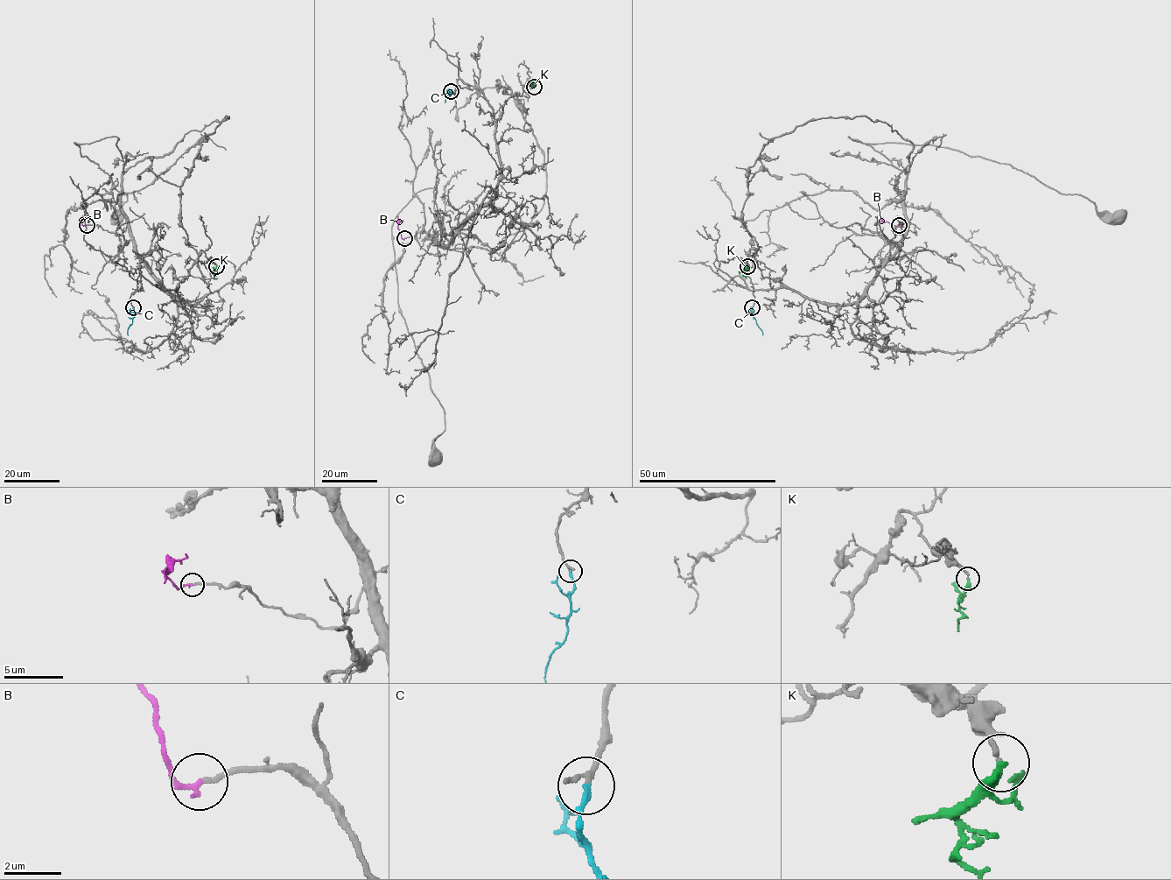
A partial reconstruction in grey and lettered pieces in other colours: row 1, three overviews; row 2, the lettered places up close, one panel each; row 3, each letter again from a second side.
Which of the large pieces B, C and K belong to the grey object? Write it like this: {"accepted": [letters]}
{"accepted": ["B", "C"]}

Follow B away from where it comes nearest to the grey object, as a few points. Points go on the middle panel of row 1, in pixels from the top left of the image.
B: (404, 238), (397, 226), (397, 216)

